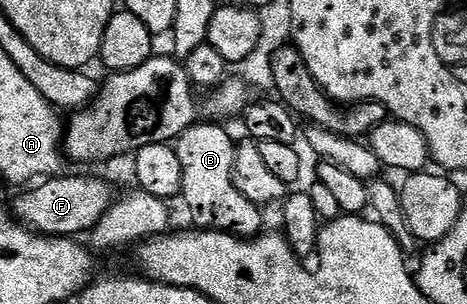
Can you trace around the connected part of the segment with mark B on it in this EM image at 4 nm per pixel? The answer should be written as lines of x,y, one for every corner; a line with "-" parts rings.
201,120
175,139
178,160
182,164
182,202
188,205
197,227
221,230
237,238
255,238
265,229
261,207
254,205
234,184
234,156
236,144
224,131
223,125

